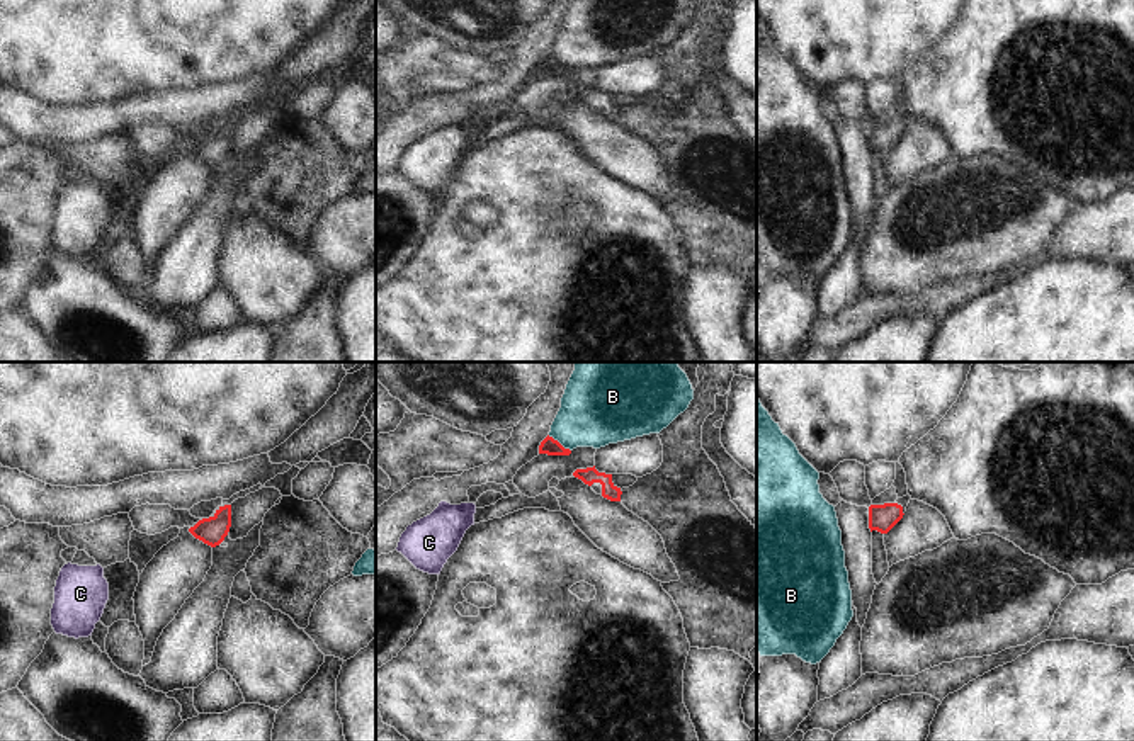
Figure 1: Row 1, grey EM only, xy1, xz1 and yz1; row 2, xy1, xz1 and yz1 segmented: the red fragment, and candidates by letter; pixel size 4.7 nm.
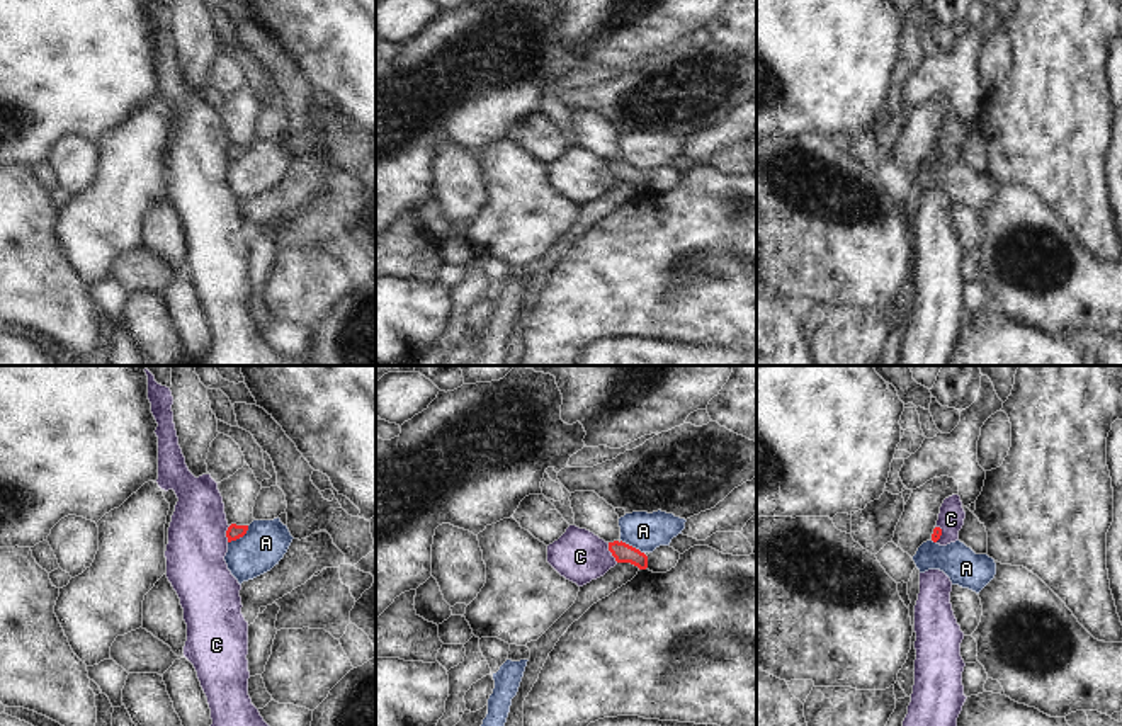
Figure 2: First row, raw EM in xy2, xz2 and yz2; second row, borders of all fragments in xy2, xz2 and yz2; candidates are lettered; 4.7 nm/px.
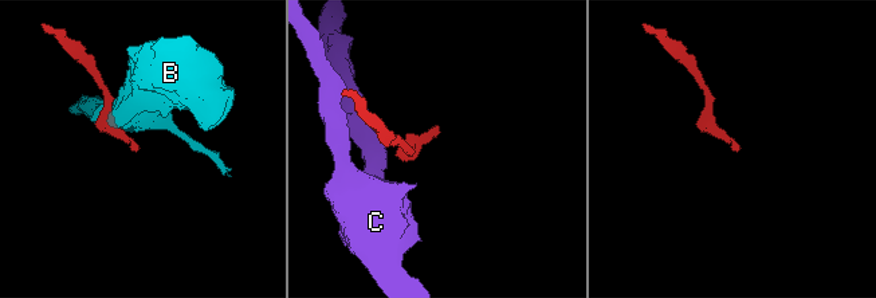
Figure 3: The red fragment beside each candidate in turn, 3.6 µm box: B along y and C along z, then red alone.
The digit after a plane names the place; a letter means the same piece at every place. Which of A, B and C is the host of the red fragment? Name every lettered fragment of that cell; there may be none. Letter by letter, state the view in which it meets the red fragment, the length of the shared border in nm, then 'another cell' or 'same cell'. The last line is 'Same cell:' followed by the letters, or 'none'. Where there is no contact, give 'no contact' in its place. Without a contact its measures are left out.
A: meets red in xy2; contact 130 nm long; another cell
B: meets red in xz1; contact 130 nm long; another cell
C: meets red in xz2; contact 110 nm long; another cell
Same cell: none

